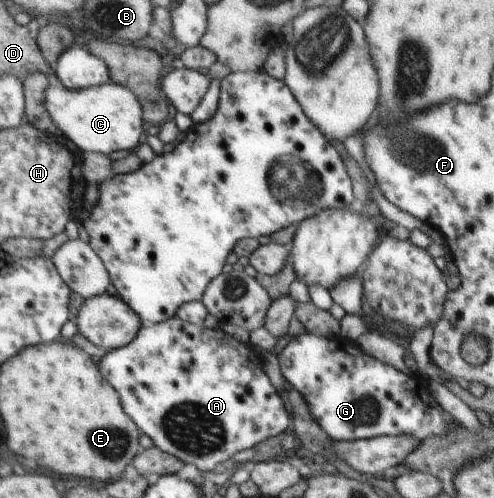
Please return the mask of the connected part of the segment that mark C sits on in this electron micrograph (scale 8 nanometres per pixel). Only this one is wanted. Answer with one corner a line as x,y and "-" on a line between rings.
111,79
106,83
87,88
70,89
52,82
44,95
46,117
58,131
60,139
71,141
83,152
114,153
135,150
142,143
144,119
136,95
122,83

